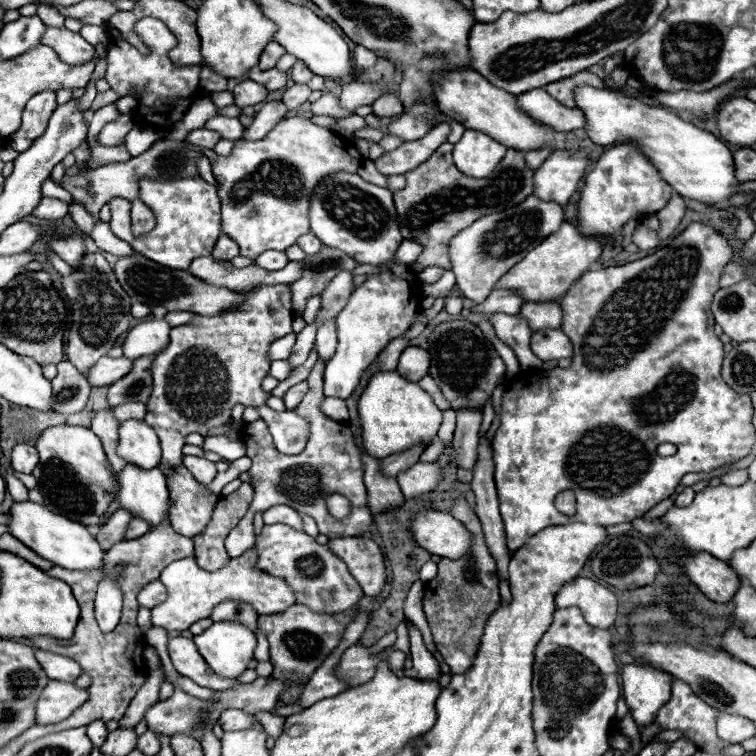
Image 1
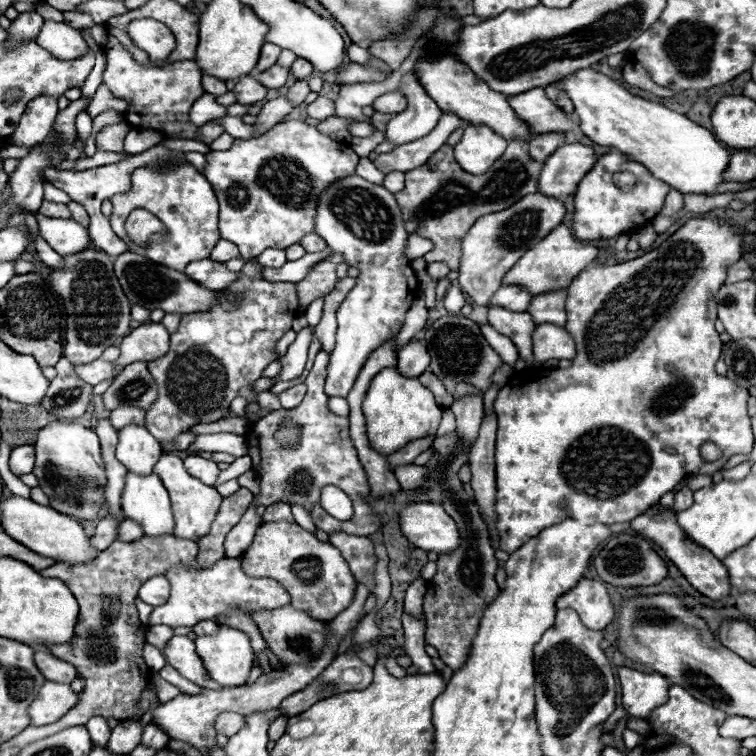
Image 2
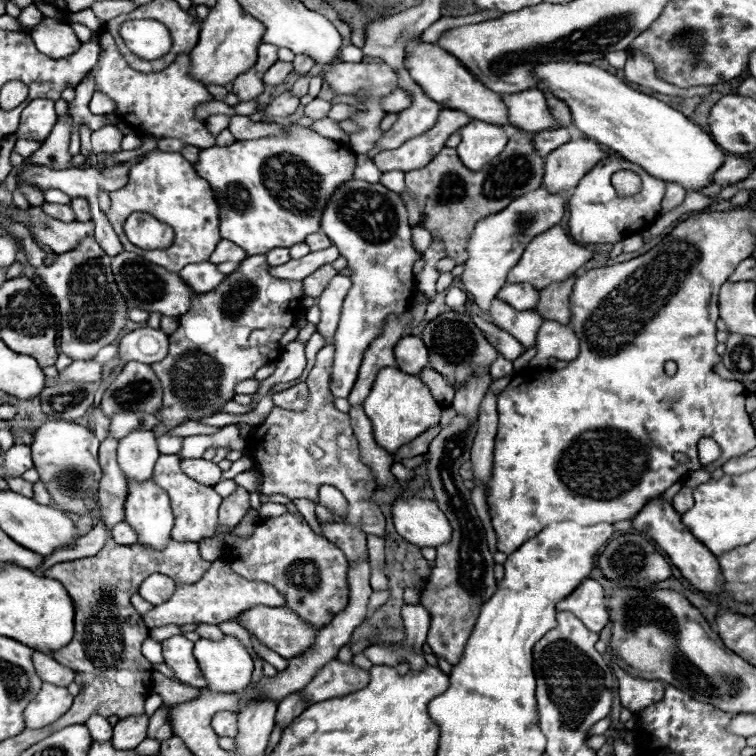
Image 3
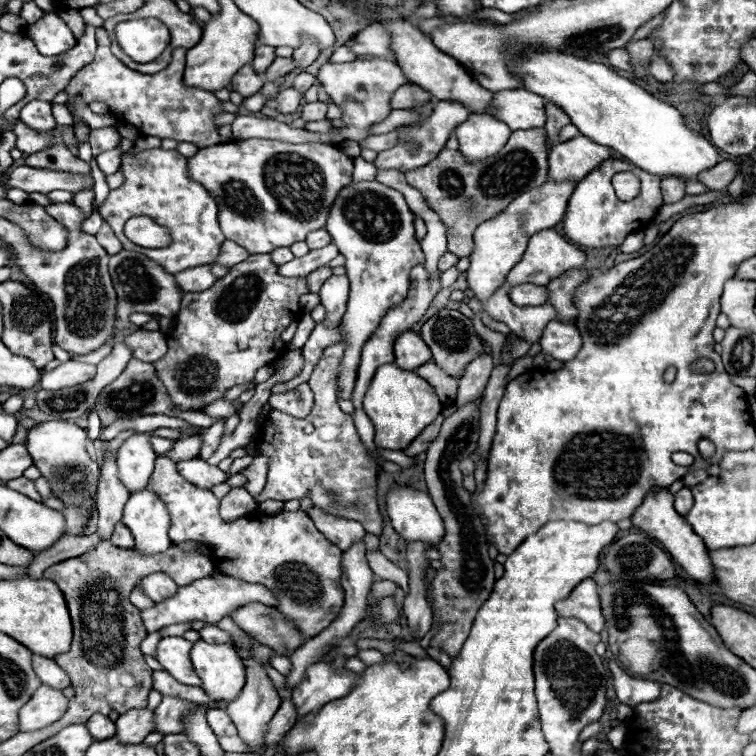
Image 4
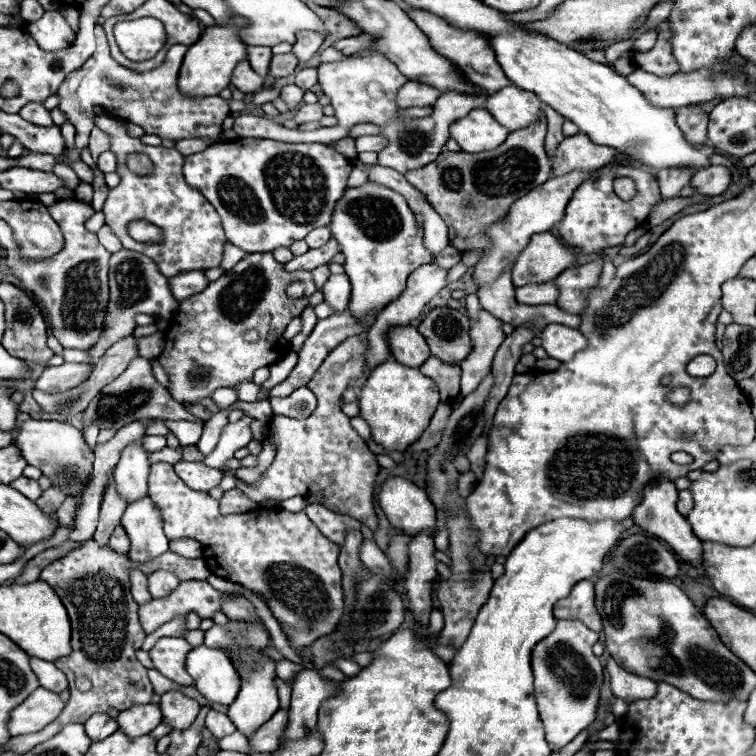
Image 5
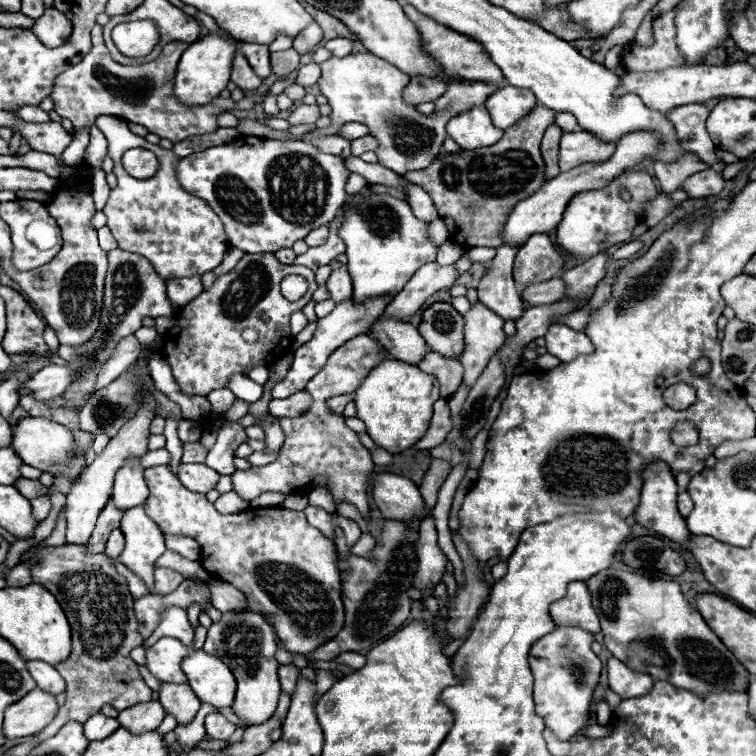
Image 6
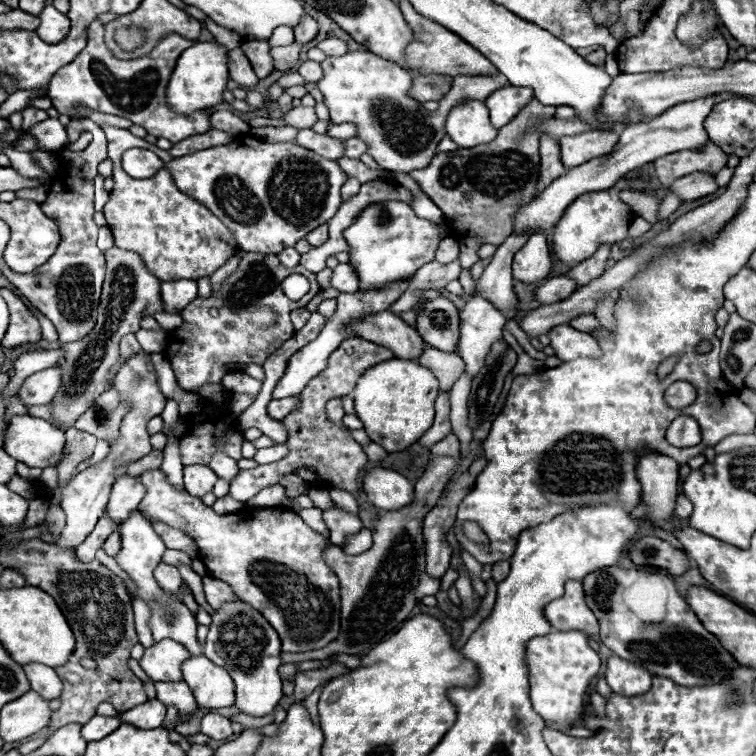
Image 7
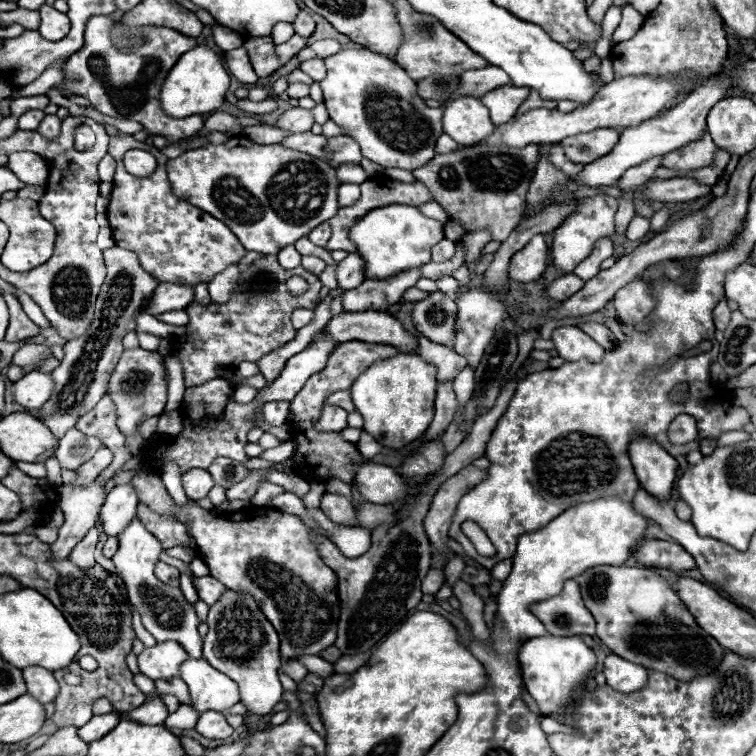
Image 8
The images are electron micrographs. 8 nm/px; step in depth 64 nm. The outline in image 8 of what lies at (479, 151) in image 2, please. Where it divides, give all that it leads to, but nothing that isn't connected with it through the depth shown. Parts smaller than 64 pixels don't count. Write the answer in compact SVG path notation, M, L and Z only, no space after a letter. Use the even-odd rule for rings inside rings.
M460 96L444 108L444 132L462 146L472 146L492 134L494 124L490 122L488 108L472 96Z

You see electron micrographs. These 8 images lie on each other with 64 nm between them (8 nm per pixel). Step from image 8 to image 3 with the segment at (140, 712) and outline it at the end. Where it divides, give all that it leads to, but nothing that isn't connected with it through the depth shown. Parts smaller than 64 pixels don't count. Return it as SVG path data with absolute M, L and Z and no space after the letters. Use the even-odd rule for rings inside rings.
M142 712L118 720L118 724L114 726L112 744L118 750L132 750L146 738L146 734L148 734L148 714Z

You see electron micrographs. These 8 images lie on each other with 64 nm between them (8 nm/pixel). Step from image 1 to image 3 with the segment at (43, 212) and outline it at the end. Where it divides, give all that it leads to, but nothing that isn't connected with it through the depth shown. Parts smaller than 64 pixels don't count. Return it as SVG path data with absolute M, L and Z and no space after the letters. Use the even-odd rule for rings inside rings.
M44 204L42 206L42 210L48 214L48 216L52 216L52 218L60 218L62 222L74 222L76 220L76 214L74 214L74 210L70 208L70 204Z

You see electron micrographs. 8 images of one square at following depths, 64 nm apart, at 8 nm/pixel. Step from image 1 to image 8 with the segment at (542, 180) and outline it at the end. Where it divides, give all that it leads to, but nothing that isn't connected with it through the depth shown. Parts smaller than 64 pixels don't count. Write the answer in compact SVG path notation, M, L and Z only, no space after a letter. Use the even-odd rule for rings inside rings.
M600 128L600 130L588 132L588 134L564 138L564 142L560 142L560 144L572 162L588 164L588 162L594 162L596 158L610 154L612 148L616 146L618 138L620 138L618 130Z

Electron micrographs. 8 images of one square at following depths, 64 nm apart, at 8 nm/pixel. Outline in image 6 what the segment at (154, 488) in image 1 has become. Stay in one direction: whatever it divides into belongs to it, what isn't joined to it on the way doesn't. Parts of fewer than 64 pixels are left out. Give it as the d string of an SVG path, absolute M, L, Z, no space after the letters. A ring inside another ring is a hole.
M136 506L124 514L120 530L126 538L126 548L118 556L118 562L122 562L128 570L140 576L148 592L154 594L152 592L154 562L166 552L164 536L158 524L150 516L146 516L144 506Z

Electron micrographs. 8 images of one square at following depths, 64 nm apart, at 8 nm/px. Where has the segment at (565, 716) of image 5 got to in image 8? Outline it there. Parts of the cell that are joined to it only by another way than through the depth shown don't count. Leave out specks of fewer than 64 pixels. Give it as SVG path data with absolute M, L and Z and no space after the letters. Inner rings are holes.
M578 636L530 638L520 648L518 660L522 666L526 690L536 700L544 716L558 714L560 710L564 710L574 700L576 688L584 682L584 678L594 670L596 664L594 652Z

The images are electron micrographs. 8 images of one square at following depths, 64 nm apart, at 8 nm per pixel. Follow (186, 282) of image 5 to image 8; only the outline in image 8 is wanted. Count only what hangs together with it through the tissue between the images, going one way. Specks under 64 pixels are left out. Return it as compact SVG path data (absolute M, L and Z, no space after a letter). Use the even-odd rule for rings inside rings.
M160 282L152 294L152 298L146 302L144 312L152 316L160 316L164 312L172 310L182 310L188 306L188 302L194 300L194 288L188 286L178 286L178 284L166 284Z

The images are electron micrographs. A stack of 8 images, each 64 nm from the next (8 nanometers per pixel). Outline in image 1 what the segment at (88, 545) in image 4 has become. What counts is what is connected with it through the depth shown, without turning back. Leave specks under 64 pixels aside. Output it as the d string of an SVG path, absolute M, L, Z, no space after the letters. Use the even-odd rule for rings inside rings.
M116 510L98 530L98 536L96 540L100 542L100 548L102 550L108 550L112 544L124 540L124 532L126 532L126 526L128 522L132 520L134 516L126 510Z

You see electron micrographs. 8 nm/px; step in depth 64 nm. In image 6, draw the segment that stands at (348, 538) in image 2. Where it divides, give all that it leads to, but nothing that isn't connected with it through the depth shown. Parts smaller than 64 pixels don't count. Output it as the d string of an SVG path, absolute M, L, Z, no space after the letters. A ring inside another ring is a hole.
M308 506L308 512L304 512L308 522L312 526L316 526L326 538L334 538L334 530L332 530L332 522L330 522L330 512L322 510L322 508L316 508L316 506Z

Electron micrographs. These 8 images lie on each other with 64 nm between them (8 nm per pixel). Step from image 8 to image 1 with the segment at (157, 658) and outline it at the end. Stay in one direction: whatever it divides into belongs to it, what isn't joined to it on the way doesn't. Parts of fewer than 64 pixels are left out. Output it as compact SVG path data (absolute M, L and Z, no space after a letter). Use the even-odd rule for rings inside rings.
M176 636L168 640L168 654L172 658L174 668L178 674L192 678L196 684L210 688L210 690L228 690L234 686L234 682L216 678L216 674L204 664L204 658L198 654L194 642L184 636Z

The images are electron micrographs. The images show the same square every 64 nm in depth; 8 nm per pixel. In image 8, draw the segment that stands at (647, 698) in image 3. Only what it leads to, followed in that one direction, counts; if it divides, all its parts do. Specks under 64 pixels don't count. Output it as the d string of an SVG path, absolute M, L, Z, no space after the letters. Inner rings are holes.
M610 654L604 660L606 684L618 692L630 694L646 686L646 668L634 662L628 662L616 654Z

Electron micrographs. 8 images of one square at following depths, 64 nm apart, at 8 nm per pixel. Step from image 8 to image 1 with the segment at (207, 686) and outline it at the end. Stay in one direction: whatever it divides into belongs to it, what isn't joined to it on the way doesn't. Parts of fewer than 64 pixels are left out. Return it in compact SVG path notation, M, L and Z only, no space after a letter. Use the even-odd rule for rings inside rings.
M214 622L208 630L194 636L194 644L198 646L198 652L206 660L206 664L222 678L238 680L244 670L248 670L248 662L254 660L254 648L256 648L256 636L242 624L234 622Z

